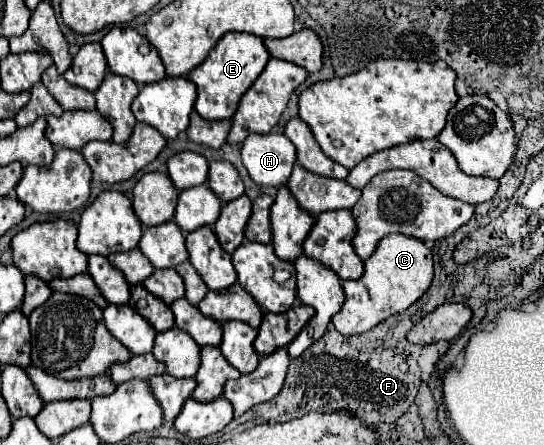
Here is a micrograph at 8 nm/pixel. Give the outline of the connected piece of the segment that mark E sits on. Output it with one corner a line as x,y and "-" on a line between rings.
228,32
224,38
218,40
216,48
210,50
206,60
188,74
188,78
192,78
198,88
198,98
194,104
196,112
206,120
232,118
242,94
252,86
252,82
264,70
268,60
270,52
264,46
262,38
246,32

